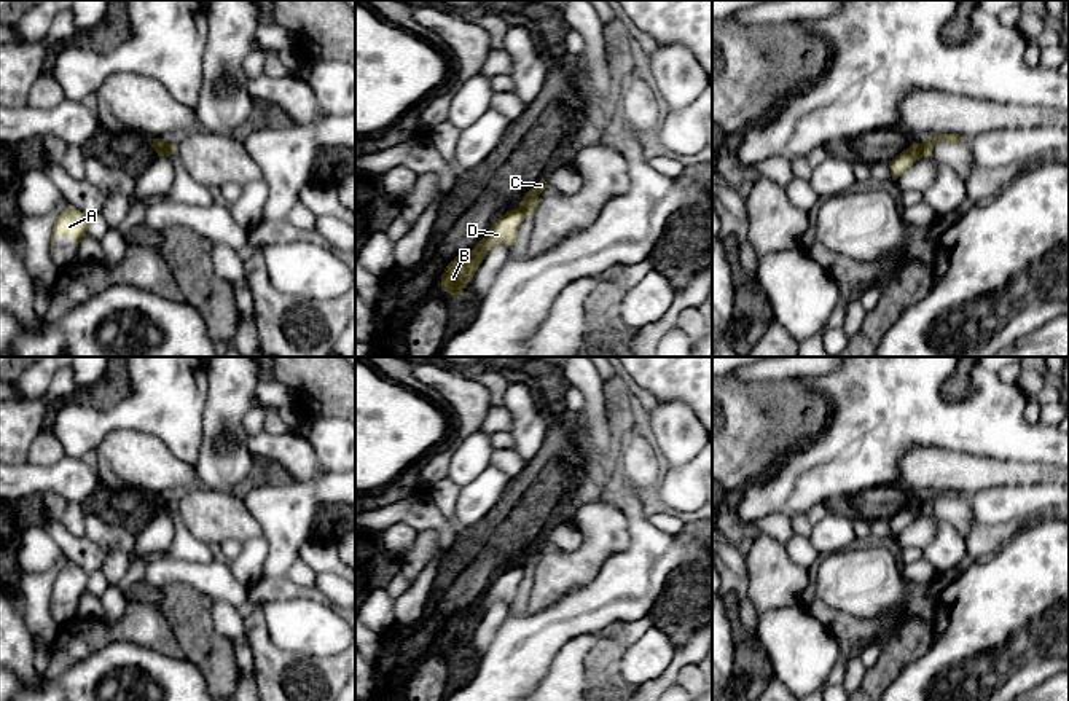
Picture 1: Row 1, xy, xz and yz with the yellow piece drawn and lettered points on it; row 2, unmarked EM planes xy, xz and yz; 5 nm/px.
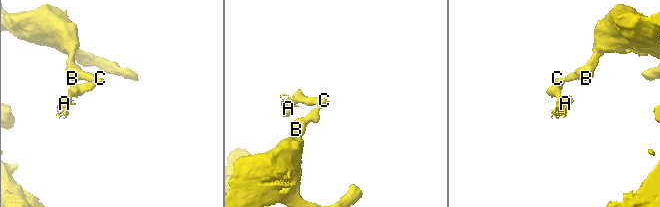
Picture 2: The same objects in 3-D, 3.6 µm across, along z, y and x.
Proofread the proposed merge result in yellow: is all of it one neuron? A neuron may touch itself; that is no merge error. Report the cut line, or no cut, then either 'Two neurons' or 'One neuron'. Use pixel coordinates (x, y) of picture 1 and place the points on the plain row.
Split along yz (921, 501), (924, 512). Two neurons

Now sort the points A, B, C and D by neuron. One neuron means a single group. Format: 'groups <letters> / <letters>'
groups A C / B D

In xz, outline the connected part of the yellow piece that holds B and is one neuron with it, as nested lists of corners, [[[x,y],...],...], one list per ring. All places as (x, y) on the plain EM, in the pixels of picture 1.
[[[513,566],[502,572],[484,591],[480,601],[465,612],[457,612],[441,631],[441,647],[456,655],[462,653],[465,642],[473,636],[476,626],[495,601],[511,605],[518,594],[518,586],[526,575],[523,566]]]

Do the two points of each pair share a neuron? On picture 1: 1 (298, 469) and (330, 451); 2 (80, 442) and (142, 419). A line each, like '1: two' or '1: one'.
1: two
2: one

